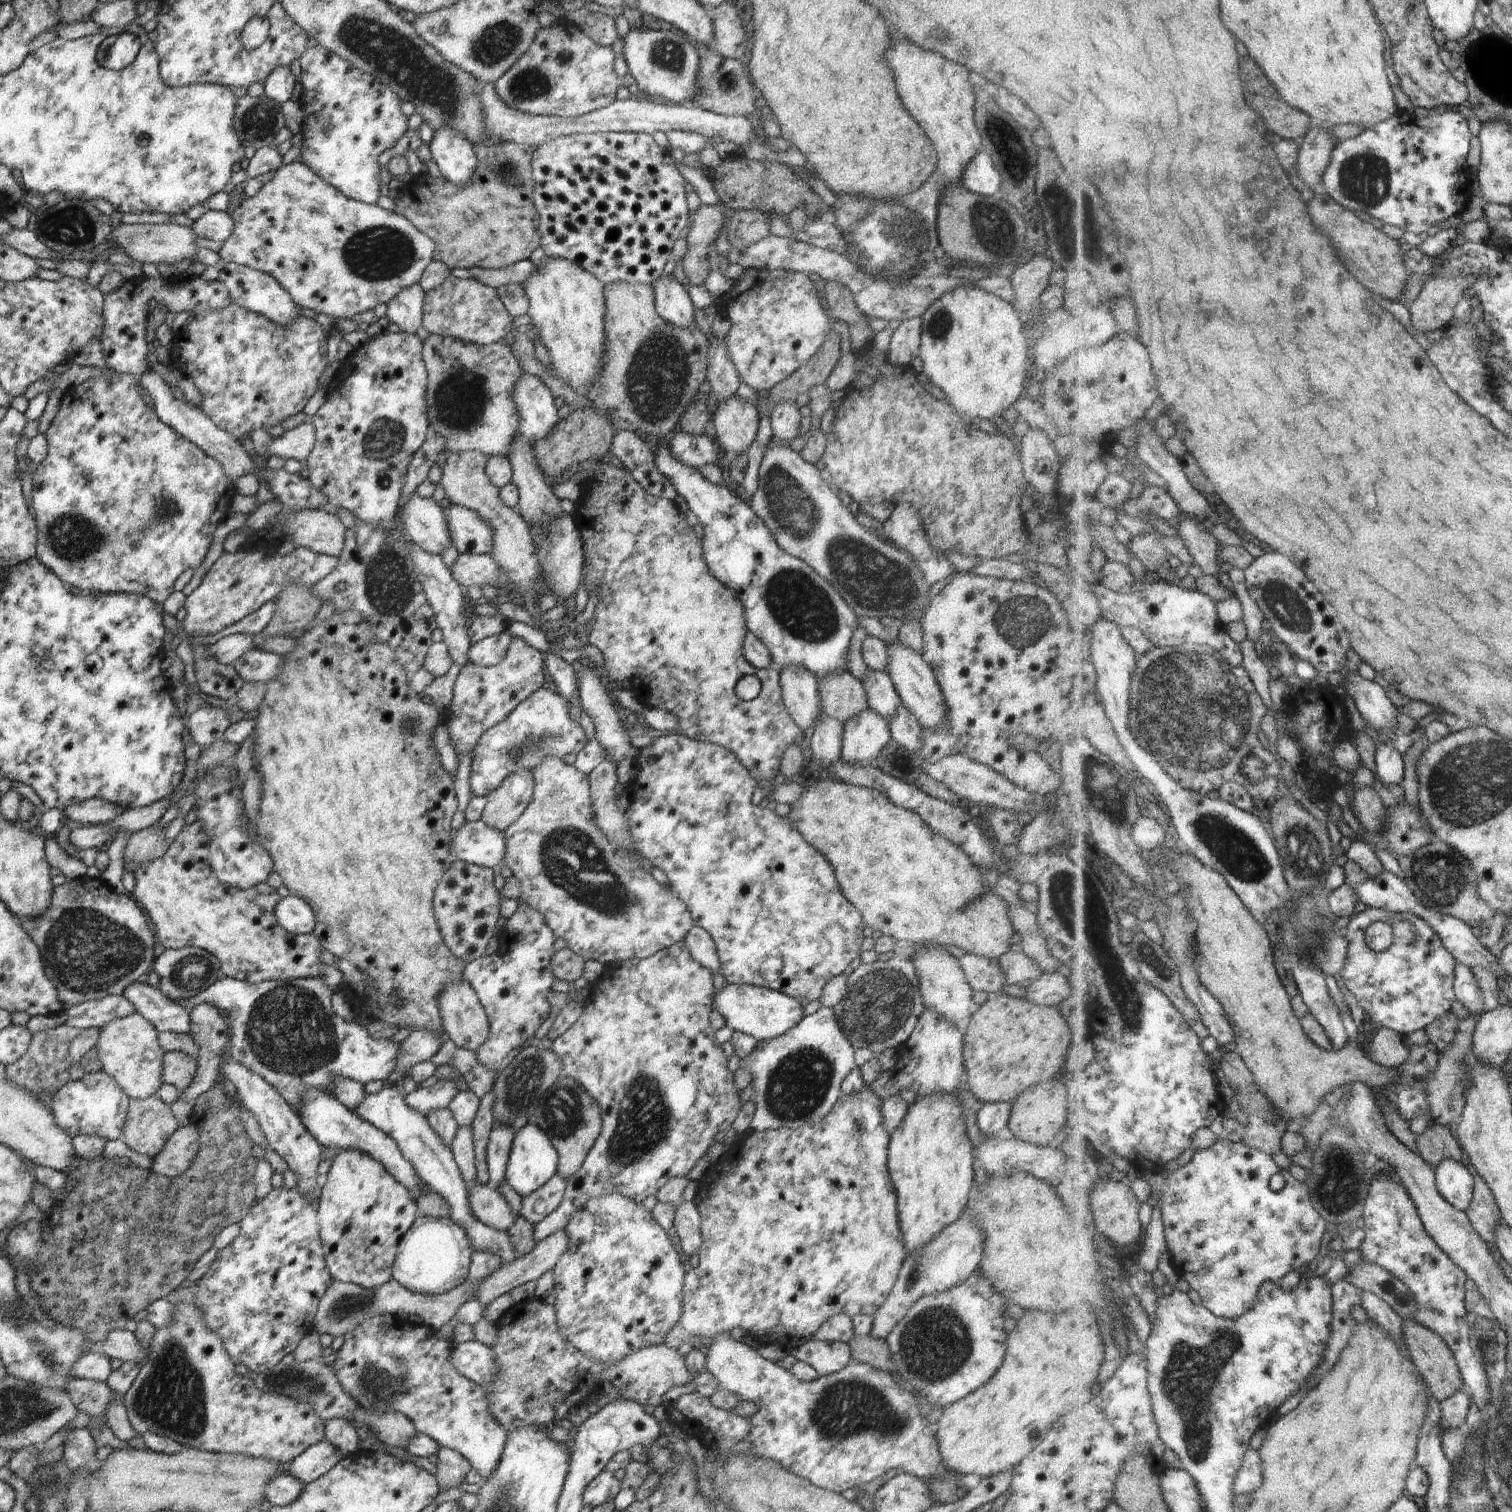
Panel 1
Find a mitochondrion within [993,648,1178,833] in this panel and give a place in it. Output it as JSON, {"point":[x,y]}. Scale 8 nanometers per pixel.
{"point":[1100,787]}

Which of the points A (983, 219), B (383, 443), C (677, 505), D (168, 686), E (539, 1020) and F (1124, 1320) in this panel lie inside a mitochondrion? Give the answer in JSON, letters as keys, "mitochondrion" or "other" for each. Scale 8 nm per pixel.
{"A":"mitochondrion","B":"mitochondrion","C":"other","D":"other","E":"other","F":"other"}

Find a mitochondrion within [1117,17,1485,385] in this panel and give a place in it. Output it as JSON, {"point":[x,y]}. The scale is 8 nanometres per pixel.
{"point":[1364,180]}

